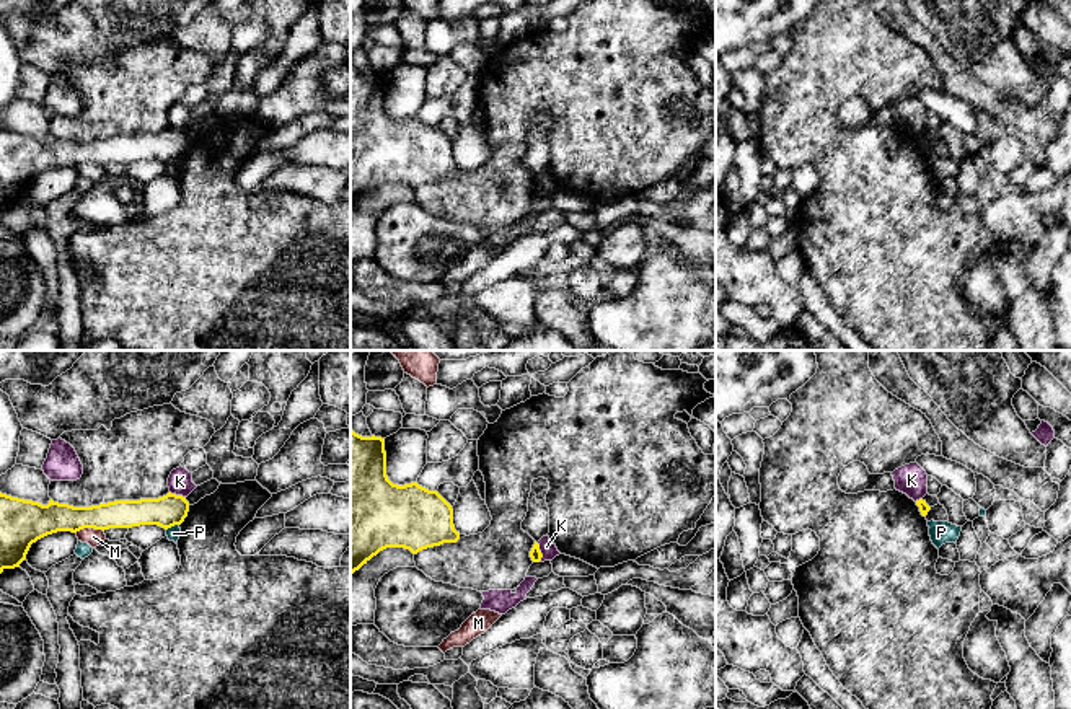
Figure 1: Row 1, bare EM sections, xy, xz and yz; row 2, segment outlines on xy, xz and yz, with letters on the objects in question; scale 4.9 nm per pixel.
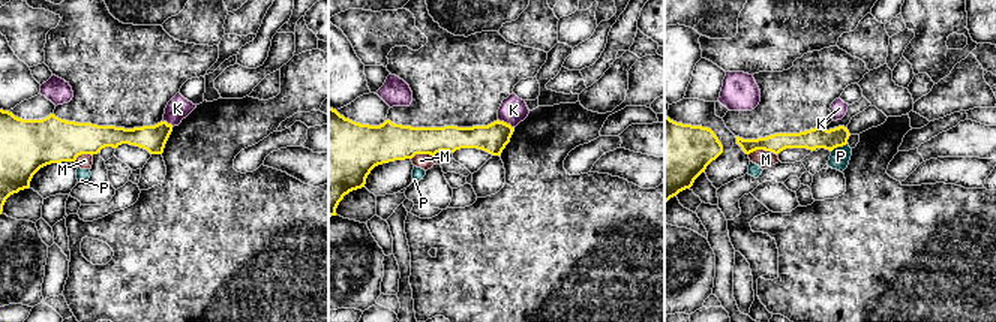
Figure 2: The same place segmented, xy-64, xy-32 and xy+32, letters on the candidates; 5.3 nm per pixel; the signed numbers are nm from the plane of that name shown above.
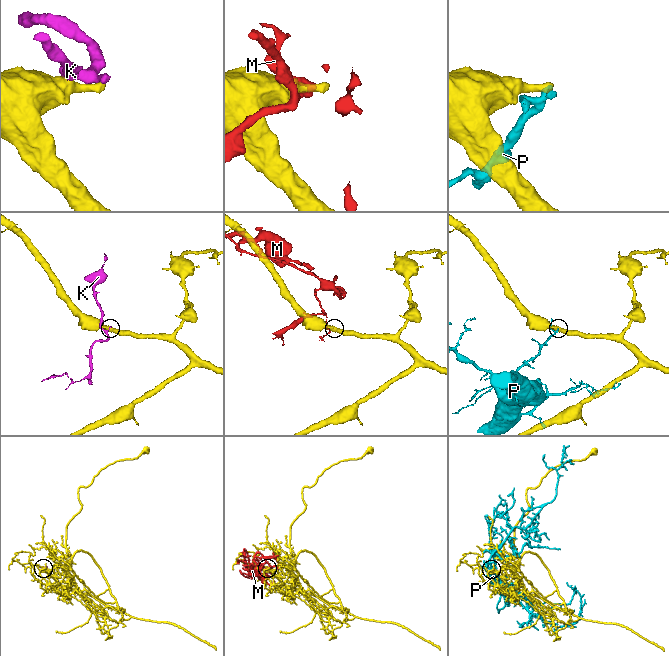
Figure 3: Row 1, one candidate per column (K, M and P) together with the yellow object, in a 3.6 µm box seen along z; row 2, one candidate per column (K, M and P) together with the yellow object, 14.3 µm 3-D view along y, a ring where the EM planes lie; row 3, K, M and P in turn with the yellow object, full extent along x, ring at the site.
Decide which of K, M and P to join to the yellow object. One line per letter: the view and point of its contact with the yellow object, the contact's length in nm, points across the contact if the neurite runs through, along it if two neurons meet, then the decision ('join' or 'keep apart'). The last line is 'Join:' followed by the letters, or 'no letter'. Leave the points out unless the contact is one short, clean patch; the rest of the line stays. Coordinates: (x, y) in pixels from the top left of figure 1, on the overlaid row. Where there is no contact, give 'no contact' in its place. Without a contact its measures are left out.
K: contact xz (540, 553); length 100 nm; border xz (537, 543), (542, 553), (540, 561); keep apart
M: contact xy (88, 527); length 140 nm; border xy (103, 530), (80, 528), (75, 532); keep apart
P: contact xy (171, 525); length 70 nm; border xy (178, 524), (167, 530); keep apart
Join: no letter

